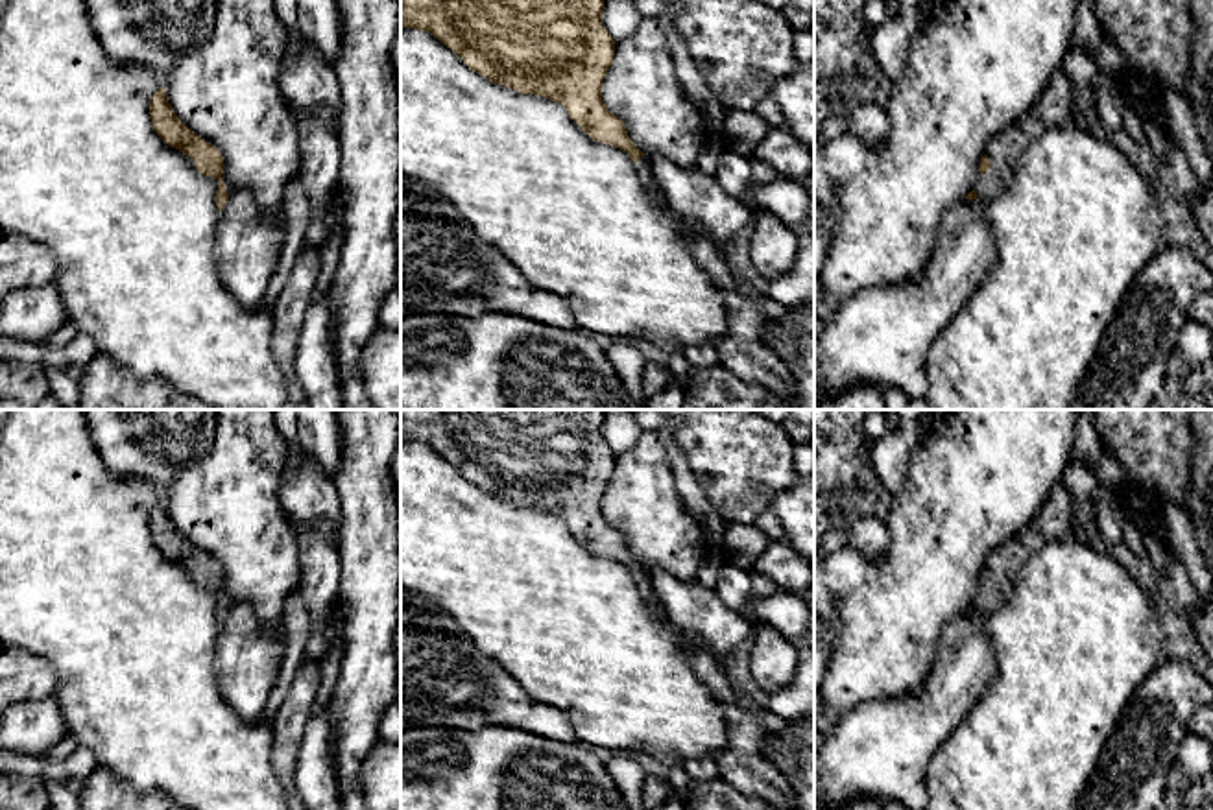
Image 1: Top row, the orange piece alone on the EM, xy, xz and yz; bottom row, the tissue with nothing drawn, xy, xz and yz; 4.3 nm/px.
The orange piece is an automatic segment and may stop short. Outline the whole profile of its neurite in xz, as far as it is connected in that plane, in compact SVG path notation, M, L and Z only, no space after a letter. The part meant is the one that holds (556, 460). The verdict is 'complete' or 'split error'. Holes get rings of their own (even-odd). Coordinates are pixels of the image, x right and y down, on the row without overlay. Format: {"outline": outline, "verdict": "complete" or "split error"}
{"outline": "M401 410L401 441L428 445L476 487L522 507L561 517L593 554L620 561L633 574L646 603L665 616L644 566L628 550L624 535L607 524L602 498L615 471L615 452L604 441L604 410Z", "verdict": "split error"}

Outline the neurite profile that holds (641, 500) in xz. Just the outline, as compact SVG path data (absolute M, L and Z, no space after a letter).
M644 430L631 448L615 454L615 471L604 491L602 513L607 524L624 535L628 550L643 566L659 566L679 581L696 579L709 542L678 494L668 452L657 432Z

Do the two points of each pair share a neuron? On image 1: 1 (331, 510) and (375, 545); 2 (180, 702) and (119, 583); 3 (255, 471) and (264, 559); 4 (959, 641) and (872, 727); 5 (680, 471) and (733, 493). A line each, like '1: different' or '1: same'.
1: different
2: same
3: same
4: same
5: different

